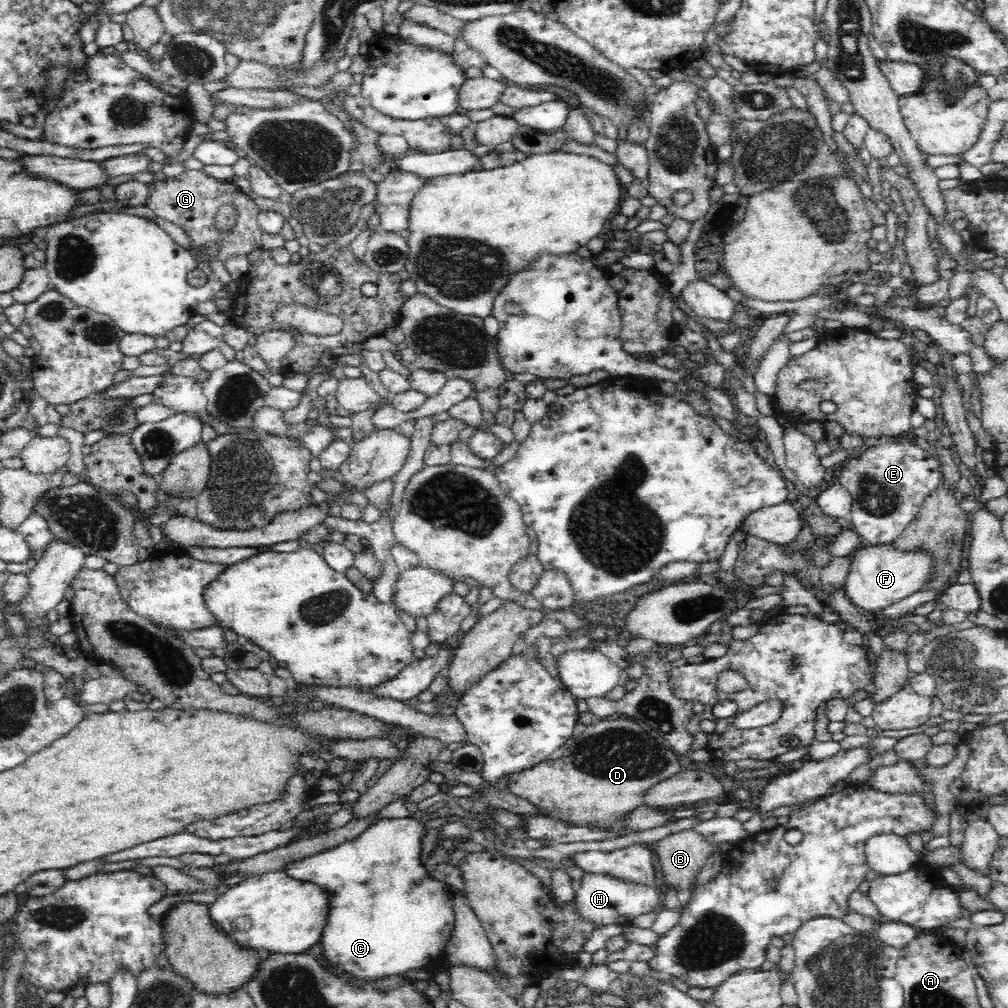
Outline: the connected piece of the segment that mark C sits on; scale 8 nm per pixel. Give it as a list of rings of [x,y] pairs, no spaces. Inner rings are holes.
[[[416,818],[380,819],[352,840],[285,864],[284,871],[293,879],[316,883],[325,890],[329,910],[320,938],[322,956],[332,968],[346,972],[344,976],[356,982],[364,984],[370,982],[364,978],[402,976],[412,968],[430,968],[442,962],[440,950],[450,942],[455,928],[454,901],[444,887],[446,883],[436,880],[420,864],[422,832],[424,824]]]

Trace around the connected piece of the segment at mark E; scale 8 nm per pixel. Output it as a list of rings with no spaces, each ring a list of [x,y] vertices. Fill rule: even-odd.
[[[880,439],[880,443],[864,450],[860,455],[849,457],[836,473],[835,480],[848,489],[853,498],[848,517],[859,534],[863,545],[891,544],[899,539],[902,531],[912,522],[920,504],[938,485],[942,485],[941,466],[930,451],[907,440]]]

